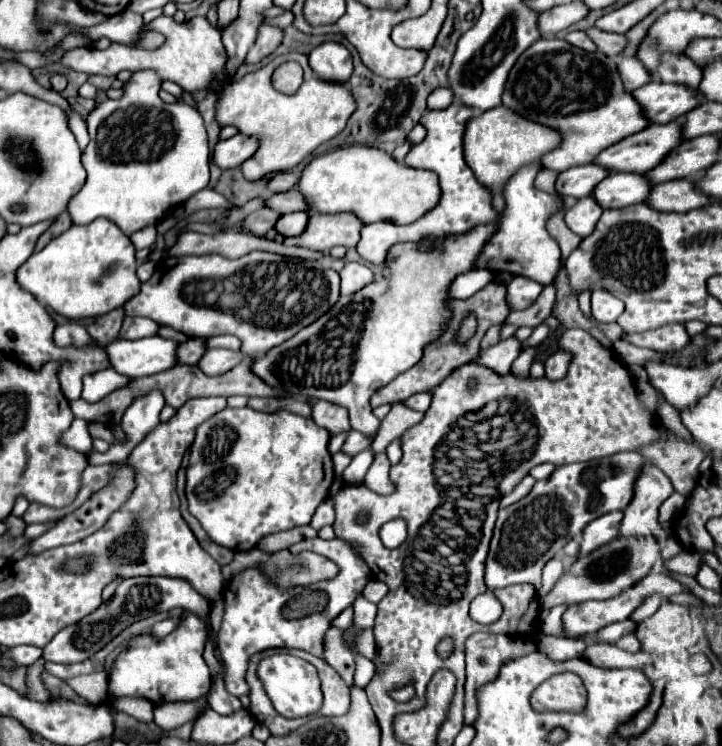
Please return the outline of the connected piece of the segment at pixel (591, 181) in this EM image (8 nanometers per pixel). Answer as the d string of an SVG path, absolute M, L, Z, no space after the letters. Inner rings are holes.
M585 164L585 166L577 166L577 168L569 168L565 172L561 172L555 180L555 188L557 192L565 198L565 196L573 196L573 198L585 198L593 192L593 188L607 176L609 172L601 166L595 164Z

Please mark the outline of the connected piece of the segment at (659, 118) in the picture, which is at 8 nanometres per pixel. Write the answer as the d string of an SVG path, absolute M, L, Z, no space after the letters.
M645 84L631 94L651 124L669 124L699 104L699 92L679 84Z

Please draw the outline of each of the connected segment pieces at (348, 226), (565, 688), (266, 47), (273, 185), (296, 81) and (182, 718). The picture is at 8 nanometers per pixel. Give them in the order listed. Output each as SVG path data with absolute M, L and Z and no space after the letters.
M313 214L301 236L285 238L287 246L327 252L333 246L357 246L361 222L353 214Z
M565 672L540 684L532 693L530 702L537 711L583 712L587 696L581 688L581 678Z
M263 24L259 28L259 36L251 48L251 52L247 54L247 62L259 62L265 56L269 56L271 52L275 52L275 48L281 44L281 28L279 26L271 26L271 24Z
M279 172L275 174L269 182L267 182L267 190L277 194L277 192L287 192L291 190L299 180L299 174L293 174L293 172Z
M285 62L273 72L273 88L285 94L293 94L303 82L303 70L297 62Z
M210 691L199 698L199 700L189 702L169 702L155 706L155 724L163 730L175 730L177 726L195 720L205 708L209 700Z

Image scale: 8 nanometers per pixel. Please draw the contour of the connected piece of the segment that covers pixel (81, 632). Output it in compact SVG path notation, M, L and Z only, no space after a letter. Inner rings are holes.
M153 576L125 578L117 586L111 600L103 602L97 608L97 612L87 614L81 622L75 622L73 626L67 626L59 634L55 634L55 638L43 648L43 660L57 662L57 664L83 662L85 658L91 658L97 650L107 646L117 634L121 634L133 622L149 618L157 612L167 612L171 608L183 608L183 610L191 610L195 614L205 616L209 612L209 602L205 602L205 598L201 598L201 594L197 594L189 586L189 582L179 578L153 578Z

